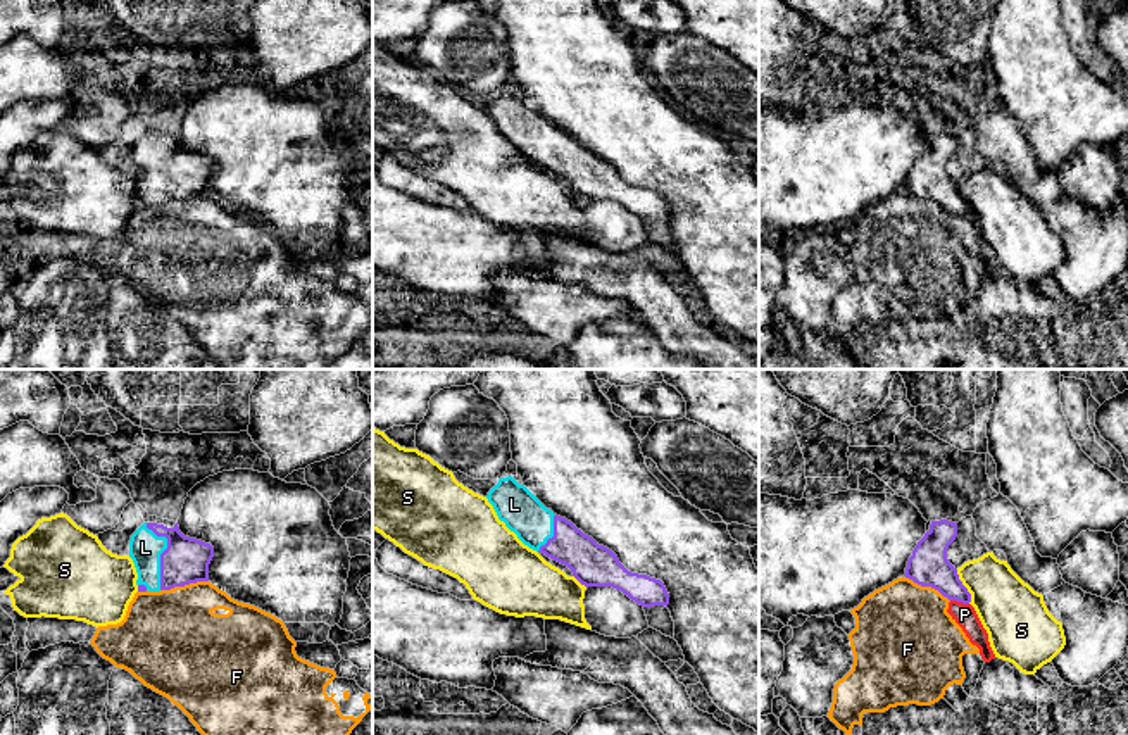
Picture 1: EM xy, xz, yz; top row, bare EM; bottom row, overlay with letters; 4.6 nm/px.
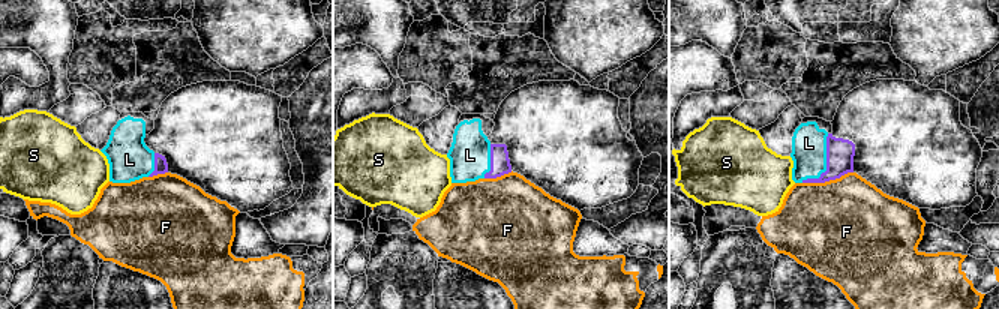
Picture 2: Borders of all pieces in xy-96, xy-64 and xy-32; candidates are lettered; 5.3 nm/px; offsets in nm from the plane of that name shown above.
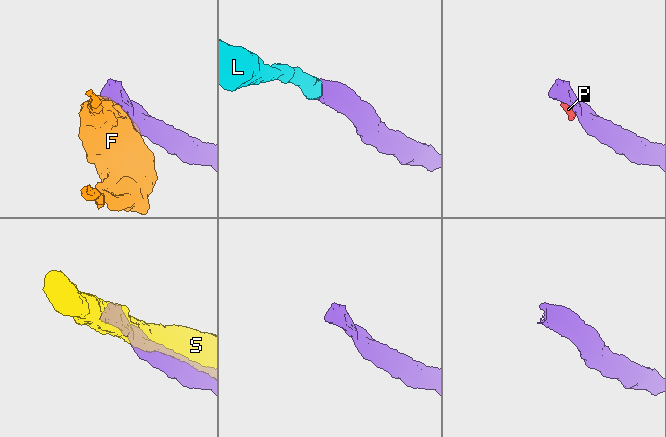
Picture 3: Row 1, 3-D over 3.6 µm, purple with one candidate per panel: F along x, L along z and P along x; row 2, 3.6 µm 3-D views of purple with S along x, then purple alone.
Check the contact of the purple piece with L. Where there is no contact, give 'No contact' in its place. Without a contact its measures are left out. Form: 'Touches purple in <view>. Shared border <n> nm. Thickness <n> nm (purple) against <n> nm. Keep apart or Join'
Touches purple in xy. Shared border 320 nm. Thickness 220 nm (purple) against 160 nm. Join

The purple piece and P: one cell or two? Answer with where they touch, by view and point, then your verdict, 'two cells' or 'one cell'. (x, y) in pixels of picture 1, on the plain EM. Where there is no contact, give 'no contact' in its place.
yz (959, 214) | two cells

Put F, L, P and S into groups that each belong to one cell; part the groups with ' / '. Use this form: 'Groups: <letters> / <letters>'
Groups: F P / L / S

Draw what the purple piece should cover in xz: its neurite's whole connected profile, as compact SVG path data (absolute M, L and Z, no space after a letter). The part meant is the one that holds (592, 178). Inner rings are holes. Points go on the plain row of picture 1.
M512 90L500 91L486 112L524 159L567 179L586 202L612 200L643 221L667 221L669 207L661 193L628 185L612 164L554 128Z

